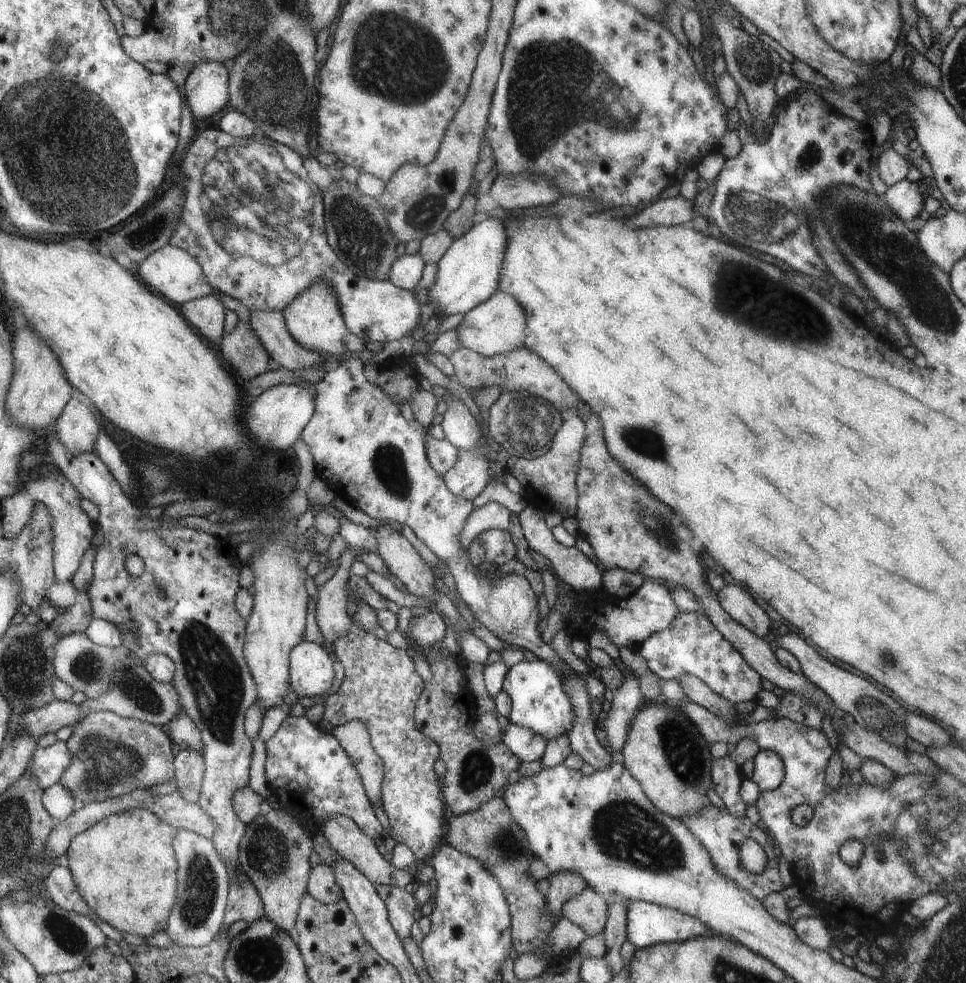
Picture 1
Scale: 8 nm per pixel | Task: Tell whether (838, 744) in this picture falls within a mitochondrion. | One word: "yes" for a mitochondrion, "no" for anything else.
no

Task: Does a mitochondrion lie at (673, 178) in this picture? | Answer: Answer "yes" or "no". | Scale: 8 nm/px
no

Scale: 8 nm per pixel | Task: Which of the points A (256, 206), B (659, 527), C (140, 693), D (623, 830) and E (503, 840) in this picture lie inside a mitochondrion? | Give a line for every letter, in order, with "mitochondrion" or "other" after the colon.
A: mitochondrion
B: mitochondrion
C: mitochondrion
D: mitochondrion
E: mitochondrion

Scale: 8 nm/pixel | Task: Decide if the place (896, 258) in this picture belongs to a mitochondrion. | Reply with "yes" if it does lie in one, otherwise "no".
yes

